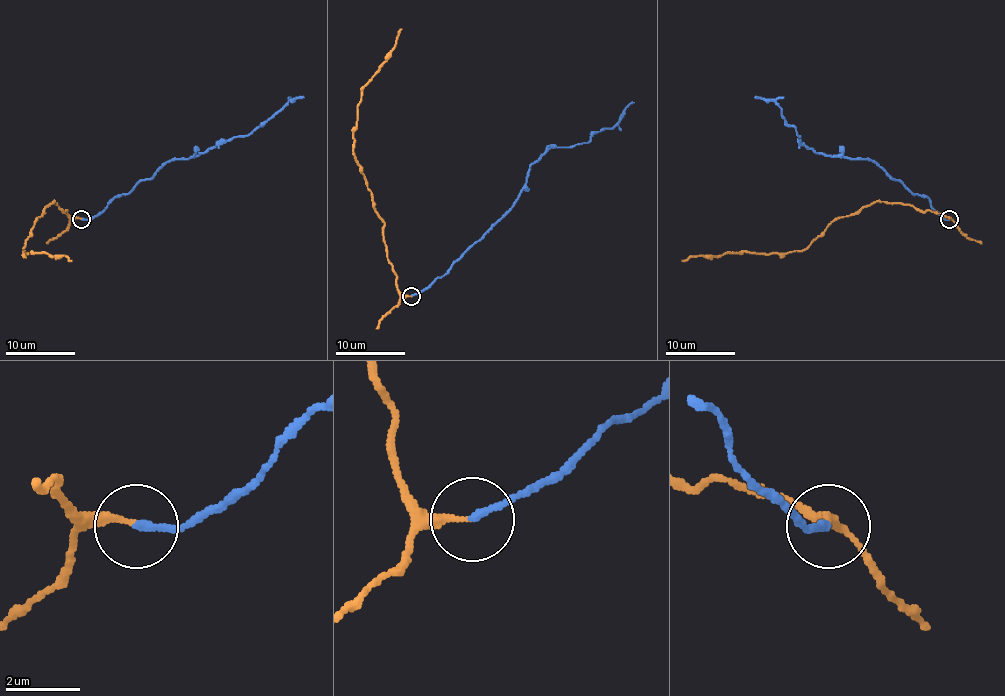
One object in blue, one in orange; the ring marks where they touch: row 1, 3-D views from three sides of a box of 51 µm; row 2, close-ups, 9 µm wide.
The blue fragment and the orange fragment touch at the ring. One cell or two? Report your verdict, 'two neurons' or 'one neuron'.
two neurons

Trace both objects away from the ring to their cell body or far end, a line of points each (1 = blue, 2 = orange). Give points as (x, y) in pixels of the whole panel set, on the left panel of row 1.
1: (81, 219), (95, 217), (170, 160), (186, 160), (221, 140), (249, 135), (289, 100), (303, 97)
2: (81, 219), (53, 202), (37, 217), (23, 249), (26, 254), (31, 251), (67, 256), (72, 261)

